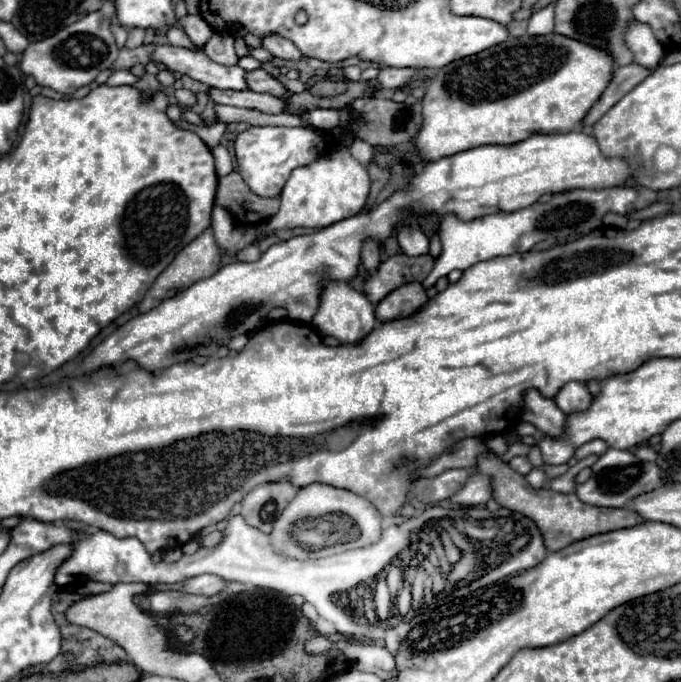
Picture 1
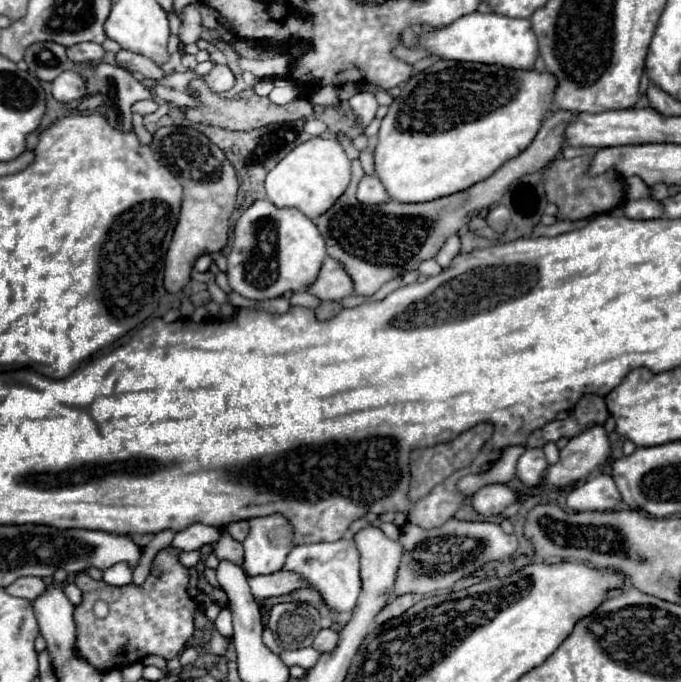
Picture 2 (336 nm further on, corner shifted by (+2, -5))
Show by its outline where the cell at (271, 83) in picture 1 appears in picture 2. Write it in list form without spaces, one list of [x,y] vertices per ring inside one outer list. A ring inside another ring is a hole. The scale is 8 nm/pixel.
[[[219,64],[205,78],[207,78],[207,86],[213,92],[219,92],[219,94],[231,90],[235,86],[235,82],[237,82],[231,68],[229,66],[219,66]]]

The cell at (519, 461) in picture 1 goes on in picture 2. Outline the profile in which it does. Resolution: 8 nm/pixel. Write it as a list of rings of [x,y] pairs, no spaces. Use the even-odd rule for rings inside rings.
[[[529,448],[517,462],[517,476],[527,486],[537,486],[541,482],[541,474],[545,470],[547,460],[541,448]]]

